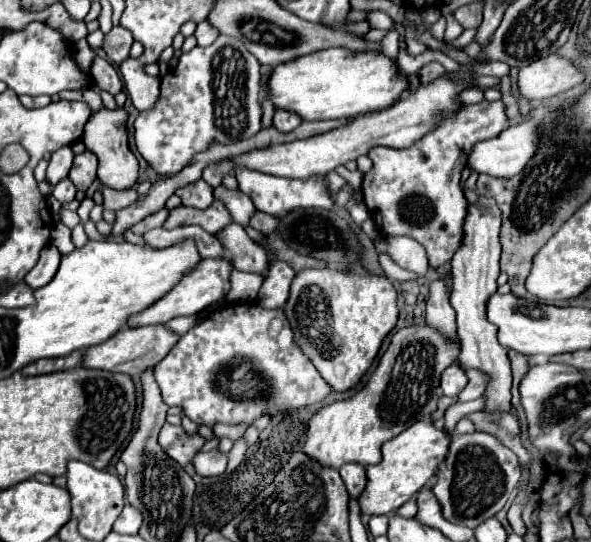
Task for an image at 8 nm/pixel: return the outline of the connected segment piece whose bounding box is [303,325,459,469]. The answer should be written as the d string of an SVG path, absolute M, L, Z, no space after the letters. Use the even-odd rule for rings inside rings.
M409 325L393 333L391 343L367 385L355 395L321 407L309 421L307 441L303 451L339 469L343 463L375 465L379 463L379 447L411 427L415 421L425 421L437 409L441 373L457 361L459 345L441 331L429 325Z

